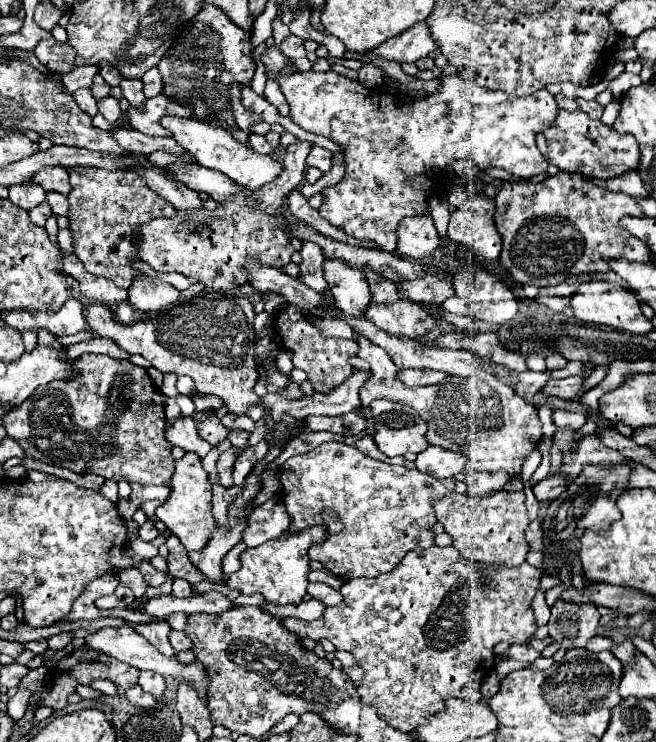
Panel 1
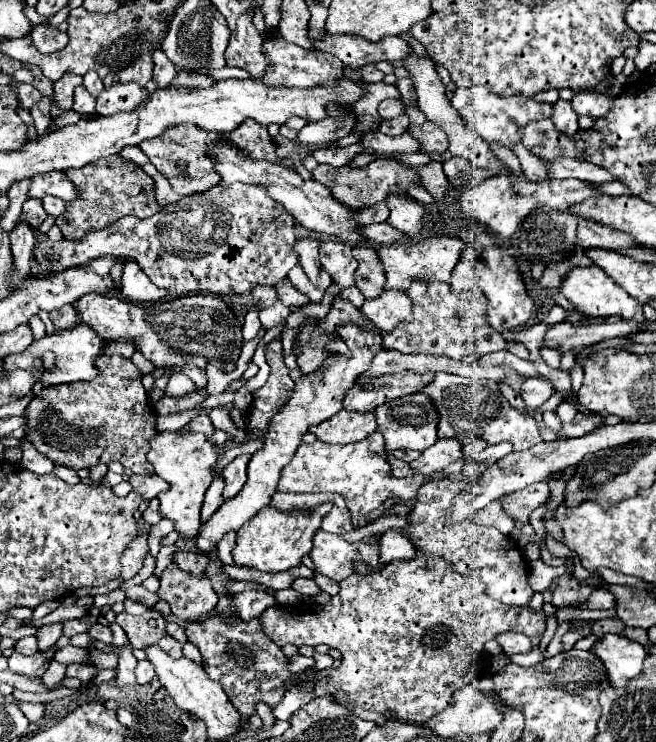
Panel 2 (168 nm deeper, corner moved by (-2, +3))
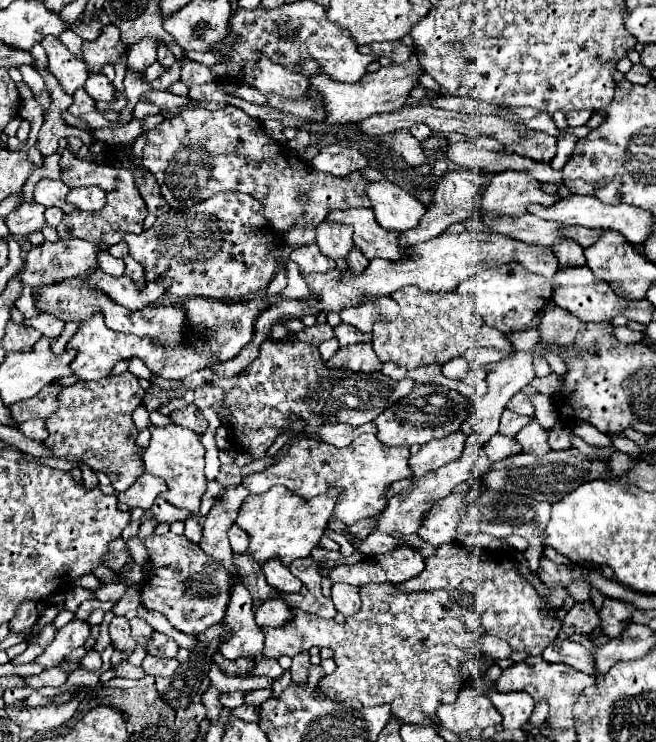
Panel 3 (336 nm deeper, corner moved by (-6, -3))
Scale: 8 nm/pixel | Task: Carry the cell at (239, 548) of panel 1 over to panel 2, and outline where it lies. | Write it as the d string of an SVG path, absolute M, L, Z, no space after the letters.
M231 532L231 534L225 534L225 538L219 542L219 546L217 546L217 558L221 560L221 564L233 564L231 550L235 548L235 538L237 538L237 534Z

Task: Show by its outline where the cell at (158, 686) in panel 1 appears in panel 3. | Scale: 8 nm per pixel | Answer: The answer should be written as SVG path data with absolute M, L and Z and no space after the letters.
M121 660L117 666L113 666L113 670L115 670L117 678L135 678L135 680L143 678L143 668L141 666L133 666L133 664L125 662L125 660Z

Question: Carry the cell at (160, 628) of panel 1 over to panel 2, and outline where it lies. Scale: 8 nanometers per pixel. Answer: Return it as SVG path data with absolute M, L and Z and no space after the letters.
M147 610L141 616L121 612L117 614L117 624L125 628L131 644L157 644L165 634L165 618L155 610Z

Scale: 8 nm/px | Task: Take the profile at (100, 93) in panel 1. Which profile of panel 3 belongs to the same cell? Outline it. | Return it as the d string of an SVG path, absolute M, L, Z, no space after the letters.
M91 74L89 80L85 82L85 90L93 100L103 100L103 102L115 102L115 88L103 74Z

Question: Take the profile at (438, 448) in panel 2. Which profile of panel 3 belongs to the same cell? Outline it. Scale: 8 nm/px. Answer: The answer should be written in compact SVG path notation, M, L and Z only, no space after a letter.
M455 432L451 436L445 436L441 440L431 440L421 446L421 450L411 456L409 464L413 470L413 476L423 476L431 470L437 470L451 460L457 460L465 448L465 434Z

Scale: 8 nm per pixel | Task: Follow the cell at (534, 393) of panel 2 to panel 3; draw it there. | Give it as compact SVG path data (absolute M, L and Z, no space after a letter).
M517 392L509 402L507 402L507 410L521 414L521 416L533 416L533 406L529 402L529 396L525 392Z

